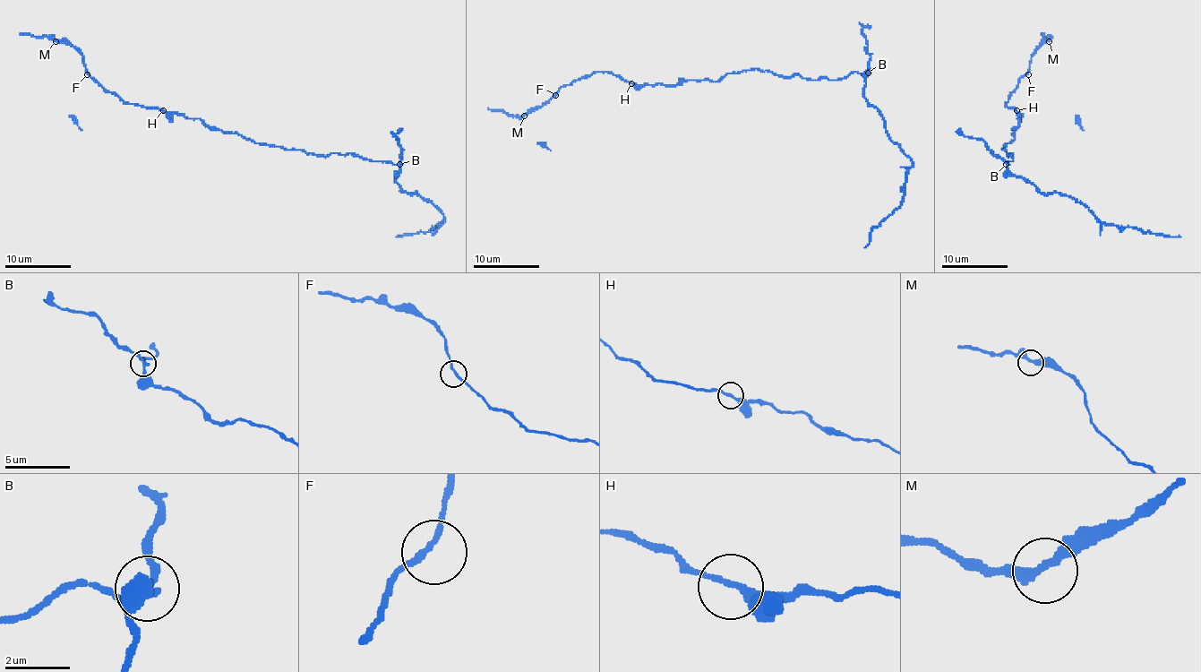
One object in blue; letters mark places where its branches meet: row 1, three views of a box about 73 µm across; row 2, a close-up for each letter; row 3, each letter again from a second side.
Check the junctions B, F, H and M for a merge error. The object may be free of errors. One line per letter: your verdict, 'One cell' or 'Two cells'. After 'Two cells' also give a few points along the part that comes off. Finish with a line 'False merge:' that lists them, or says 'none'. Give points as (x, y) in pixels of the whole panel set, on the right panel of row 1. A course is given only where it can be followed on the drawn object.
B: Two cells. Course of the part to remove: (1007, 165), (1013, 175), (1031, 183), (1042, 194), (1060, 193), (1074, 197), (1107, 224), (1180, 236)
F: One cell
H: One cell
M: One cell
False merge: B

